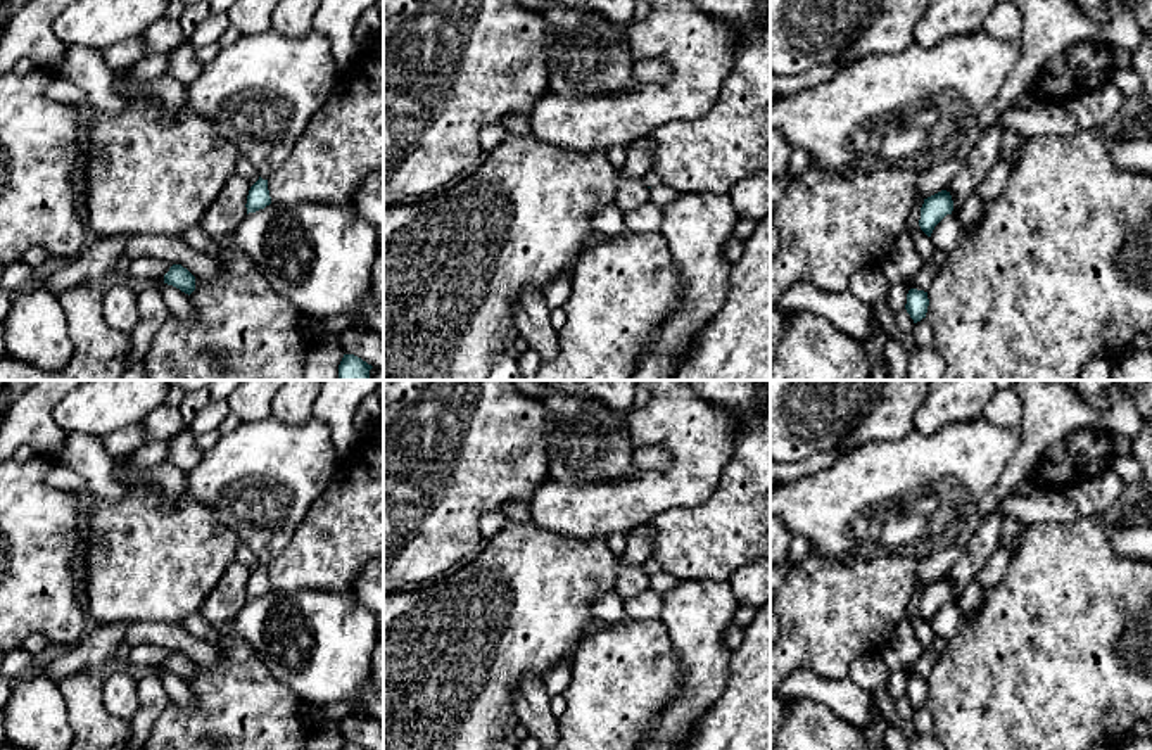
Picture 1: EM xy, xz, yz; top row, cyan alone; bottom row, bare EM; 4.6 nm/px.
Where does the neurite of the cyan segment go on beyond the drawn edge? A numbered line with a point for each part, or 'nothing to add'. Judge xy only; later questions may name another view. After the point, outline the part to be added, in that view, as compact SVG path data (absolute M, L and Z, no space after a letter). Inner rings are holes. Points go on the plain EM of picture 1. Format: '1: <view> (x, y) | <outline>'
1: xy (261, 479) | M273 415L240 425L202 453L199 465L185 474L187 493L233 529L263 567L268 567L292 541L307 510L325 493L340 456L330 429L311 416L301 425L283 423Z

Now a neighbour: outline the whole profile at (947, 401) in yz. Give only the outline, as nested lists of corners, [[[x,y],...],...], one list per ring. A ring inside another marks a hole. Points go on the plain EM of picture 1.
[[[931,380],[914,427],[921,434],[934,434],[952,422],[976,420],[983,416],[997,391],[993,380]]]

